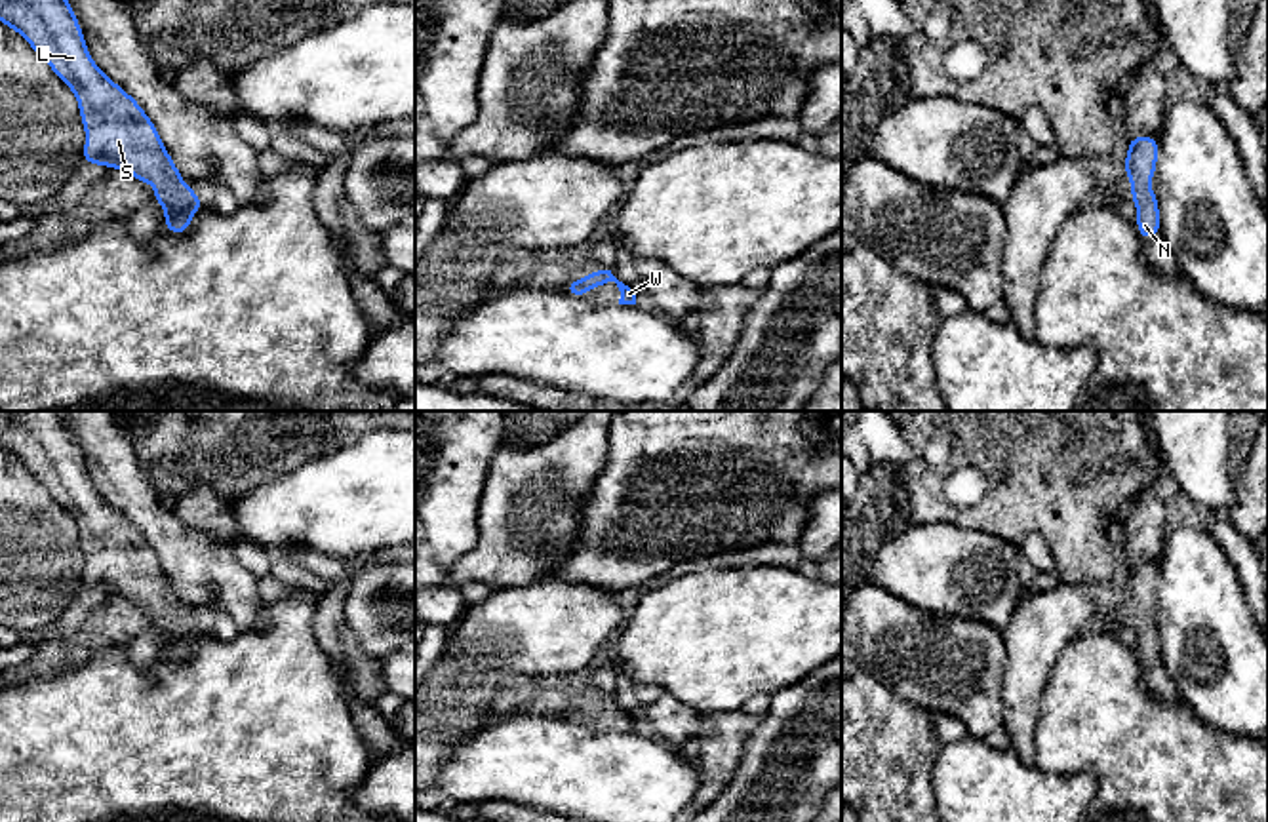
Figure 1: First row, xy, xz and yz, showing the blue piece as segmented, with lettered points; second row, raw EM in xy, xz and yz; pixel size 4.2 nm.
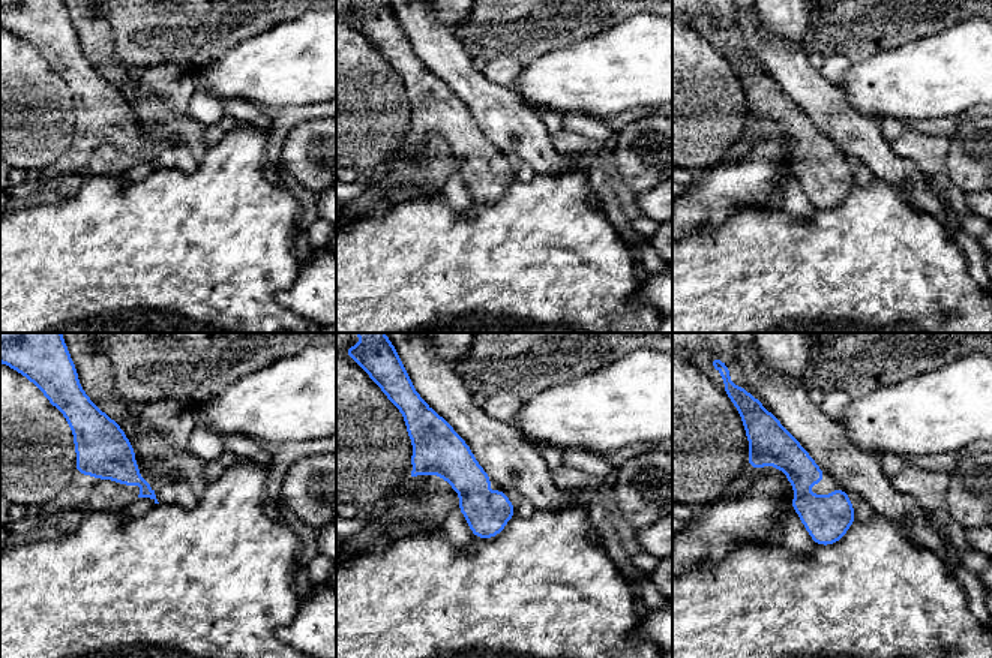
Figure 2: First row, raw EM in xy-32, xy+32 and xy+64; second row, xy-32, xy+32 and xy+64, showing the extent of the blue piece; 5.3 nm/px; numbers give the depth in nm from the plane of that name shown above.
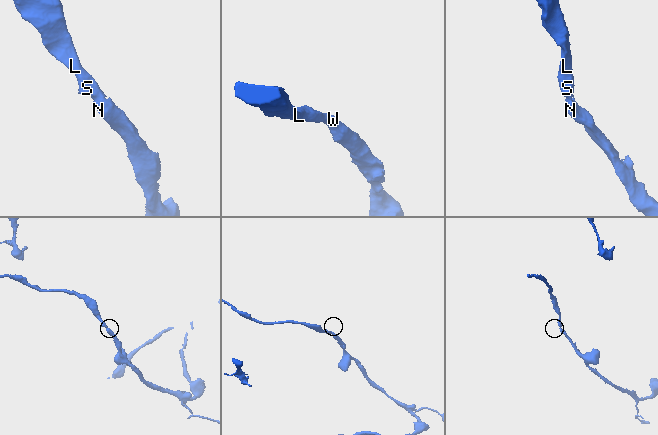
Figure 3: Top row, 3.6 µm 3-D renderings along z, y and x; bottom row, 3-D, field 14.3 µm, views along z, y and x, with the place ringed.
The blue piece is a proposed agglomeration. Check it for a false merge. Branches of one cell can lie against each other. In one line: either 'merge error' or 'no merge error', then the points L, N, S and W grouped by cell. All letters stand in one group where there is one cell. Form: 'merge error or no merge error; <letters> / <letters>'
no merge error; L N S W

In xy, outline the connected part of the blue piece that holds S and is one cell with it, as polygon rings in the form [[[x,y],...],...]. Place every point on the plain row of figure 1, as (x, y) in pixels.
[[[0,411],[0,449],[19,459],[74,519],[86,556],[82,588],[124,596],[137,607],[152,611],[156,615],[152,630],[160,630],[168,637],[162,651],[173,660],[185,660],[192,639],[206,630],[190,611],[181,609],[185,601],[175,594],[156,552],[141,531],[95,491],[61,411]]]

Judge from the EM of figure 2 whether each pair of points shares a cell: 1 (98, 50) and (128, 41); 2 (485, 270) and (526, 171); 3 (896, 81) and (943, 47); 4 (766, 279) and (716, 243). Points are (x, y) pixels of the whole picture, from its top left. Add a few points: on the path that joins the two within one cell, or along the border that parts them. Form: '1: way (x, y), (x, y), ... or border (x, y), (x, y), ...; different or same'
1: border (99, 15), (110, 27), (117, 59), (128, 69); different
2: border (536, 174), (527, 182), (517, 180); different
3: way (908, 81), (931, 59); same
4: way (754, 279), (728, 255); same

